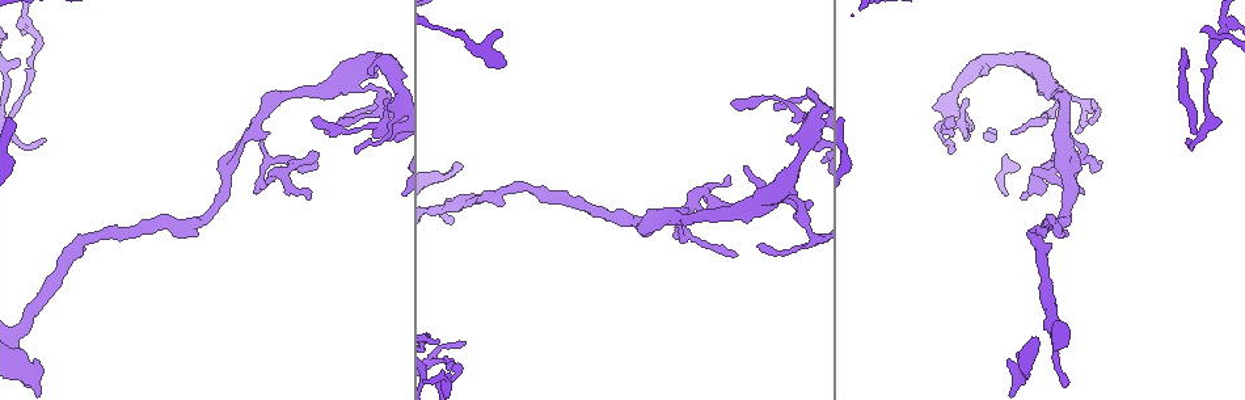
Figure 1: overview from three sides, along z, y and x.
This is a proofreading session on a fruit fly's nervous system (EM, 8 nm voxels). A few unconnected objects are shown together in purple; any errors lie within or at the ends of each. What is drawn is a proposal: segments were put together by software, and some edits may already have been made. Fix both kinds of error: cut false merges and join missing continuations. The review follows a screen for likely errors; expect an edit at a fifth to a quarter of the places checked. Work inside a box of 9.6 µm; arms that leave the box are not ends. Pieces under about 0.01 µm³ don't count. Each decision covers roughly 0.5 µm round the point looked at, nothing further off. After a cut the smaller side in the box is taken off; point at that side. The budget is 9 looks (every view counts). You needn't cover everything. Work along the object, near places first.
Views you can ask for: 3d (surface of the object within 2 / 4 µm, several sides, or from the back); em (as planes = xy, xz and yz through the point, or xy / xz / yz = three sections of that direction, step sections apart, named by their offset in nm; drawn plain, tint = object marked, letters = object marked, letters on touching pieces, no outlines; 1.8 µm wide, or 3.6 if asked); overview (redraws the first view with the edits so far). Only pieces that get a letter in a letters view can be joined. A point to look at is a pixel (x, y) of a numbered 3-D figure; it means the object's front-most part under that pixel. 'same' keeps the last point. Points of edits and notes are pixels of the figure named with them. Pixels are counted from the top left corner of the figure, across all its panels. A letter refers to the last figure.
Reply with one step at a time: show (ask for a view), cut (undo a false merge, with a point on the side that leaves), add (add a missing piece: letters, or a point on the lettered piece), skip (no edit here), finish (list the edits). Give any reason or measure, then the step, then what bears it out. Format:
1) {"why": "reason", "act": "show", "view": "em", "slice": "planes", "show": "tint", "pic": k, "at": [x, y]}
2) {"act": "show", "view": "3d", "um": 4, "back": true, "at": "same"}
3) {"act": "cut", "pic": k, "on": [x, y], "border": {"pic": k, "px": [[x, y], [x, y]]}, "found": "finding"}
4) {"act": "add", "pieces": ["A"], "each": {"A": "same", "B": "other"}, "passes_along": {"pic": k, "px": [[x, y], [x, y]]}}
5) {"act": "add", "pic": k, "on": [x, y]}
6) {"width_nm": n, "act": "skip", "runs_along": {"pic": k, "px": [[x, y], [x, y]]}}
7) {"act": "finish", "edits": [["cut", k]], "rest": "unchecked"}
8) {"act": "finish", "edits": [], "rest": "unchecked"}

{"act": "show", "view": "em", "slice": "planes", "show": "tint", "pic": 1, "at": [1043, 71]}

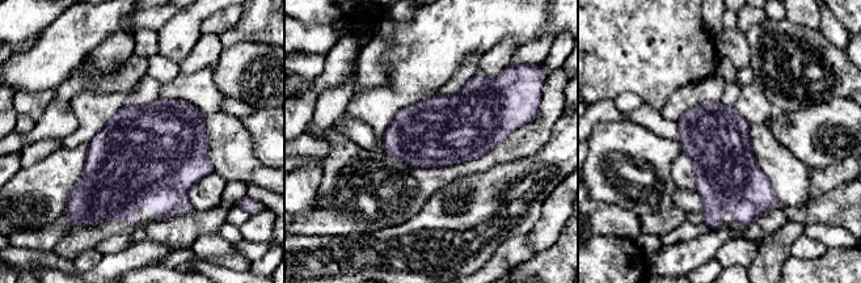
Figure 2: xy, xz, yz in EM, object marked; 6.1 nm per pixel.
{"act": "show", "view": "em", "slice": "planes", "show": "letters", "at": "same"}

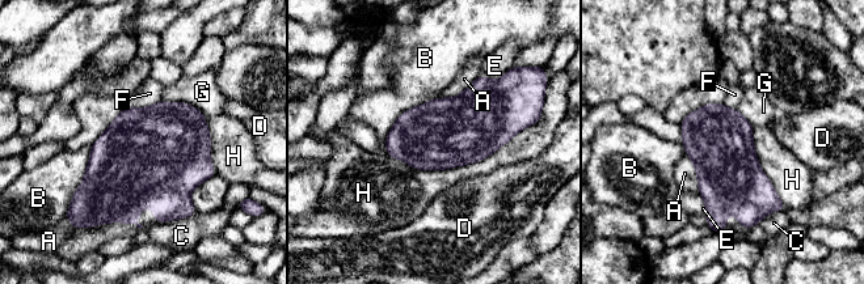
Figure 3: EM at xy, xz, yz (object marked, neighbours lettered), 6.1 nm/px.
{"width_nm": 420, "longest_contact_nm": ["H", 850], "act": "skip", "each": {"A": "other", "B": "other", "C": "other", "D": "other", "E": "other", "F": "other", "G": "other", "H": "other"}, "found": "all the same neuron"}

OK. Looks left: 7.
{"why": "sharp bend", "act": "show", "view": "3d", "um": 2, "pic": 1, "at": [1221, 32]}

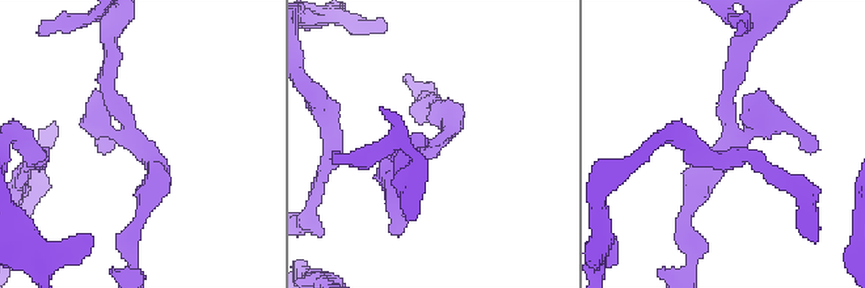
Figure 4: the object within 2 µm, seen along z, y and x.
{"act": "show", "view": "em", "slice": "planes", "show": "letters", "pic": 4, "at": [137, 145]}

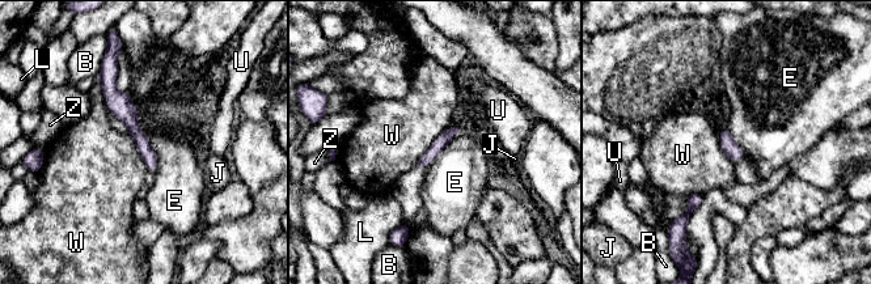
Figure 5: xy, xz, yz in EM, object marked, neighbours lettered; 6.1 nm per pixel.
{"width_nm": 80, "act": "skip", "each": {"B": "other", "E": "other", "J": "other", "L": "other", "U": "other", "W": "other", "Z": "other"}, "runs_along": {"pic": 5, "px": [[111, 75], [110, 93], [153, 168]]}, "found": "all the same neuron"}

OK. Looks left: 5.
{"why": "tapers out", "act": "show", "view": "em", "slice": "planes", "show": "letters", "pic": 1, "at": [1189, 142]}

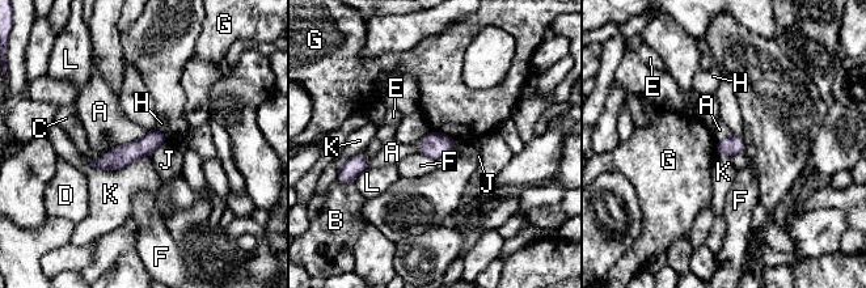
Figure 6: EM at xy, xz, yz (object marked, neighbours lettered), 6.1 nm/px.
{"act": "skip", "each": {"A": "other", "B": "other", "C": "other", "D": "other", "E": "other", "F": "other", "G": "other", "H": "other", "J": "other", "K": "other", "L": "other"}, "border": {"pic": 6, "px": [[146, 132], [138, 139], [117, 147]]}, "found": "none of them fits"}

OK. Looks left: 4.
{"why": "branch stops here", "act": "show", "view": "3d", "um": 2, "pic": 1, "at": [36, 362]}

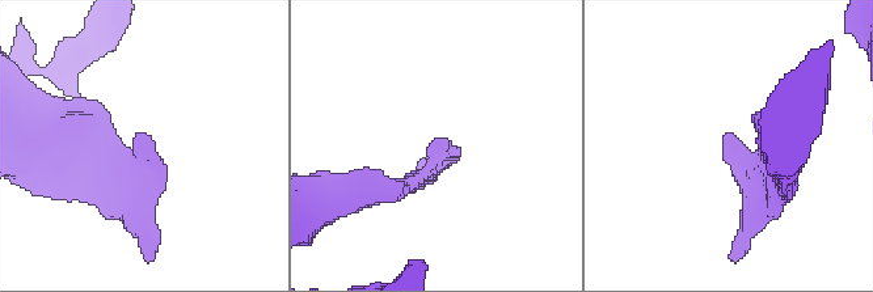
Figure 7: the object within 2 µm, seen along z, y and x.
{"act": "show", "view": "em", "slice": "xz", "step": 4, "show": "tint", "pic": 7, "at": [137, 134]}

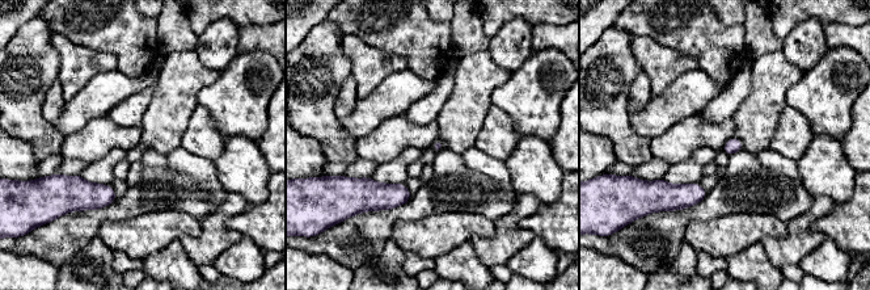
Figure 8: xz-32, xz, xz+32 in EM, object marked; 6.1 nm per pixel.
{"act": "show", "view": "em", "slice": "xz", "step": 4, "show": "letters", "at": "same"}

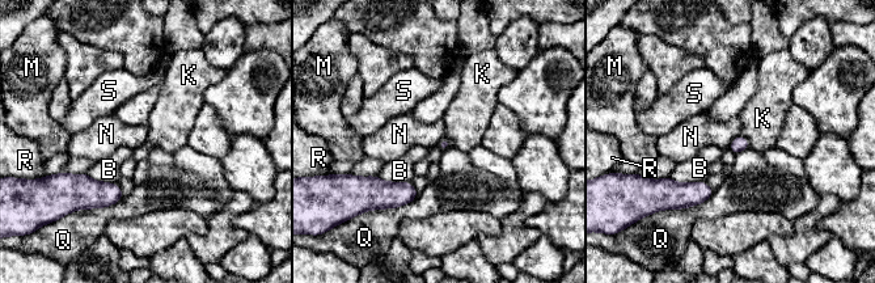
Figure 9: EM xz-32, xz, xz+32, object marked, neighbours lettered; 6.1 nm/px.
{"act": "skip", "each": {"B": "other", "K": "other", "M": "other", "N": "other", "Q": "other", "R": "other", "S": "other"}, "border": {"pic": 9, "px": [[740, 135], [751, 147]]}, "found": "none of them fits"}

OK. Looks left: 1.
{"act": "finish", "edits": [], "rest": "unchecked"}

